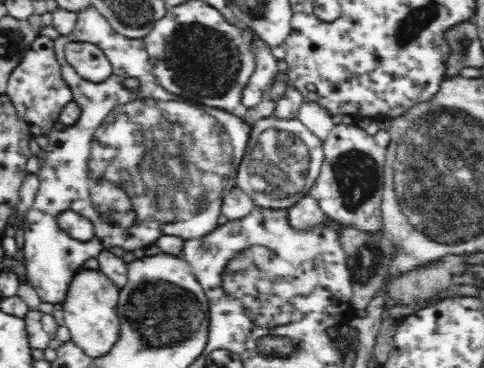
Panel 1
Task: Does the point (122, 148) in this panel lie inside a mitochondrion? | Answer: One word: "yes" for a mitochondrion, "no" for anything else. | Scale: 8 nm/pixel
yes

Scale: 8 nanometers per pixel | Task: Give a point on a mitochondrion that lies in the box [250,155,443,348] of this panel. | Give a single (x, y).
(367, 259)

